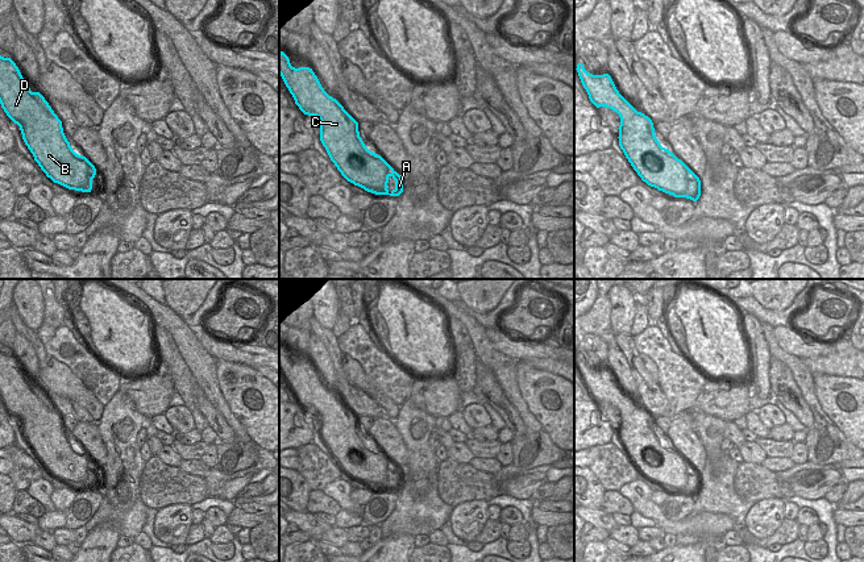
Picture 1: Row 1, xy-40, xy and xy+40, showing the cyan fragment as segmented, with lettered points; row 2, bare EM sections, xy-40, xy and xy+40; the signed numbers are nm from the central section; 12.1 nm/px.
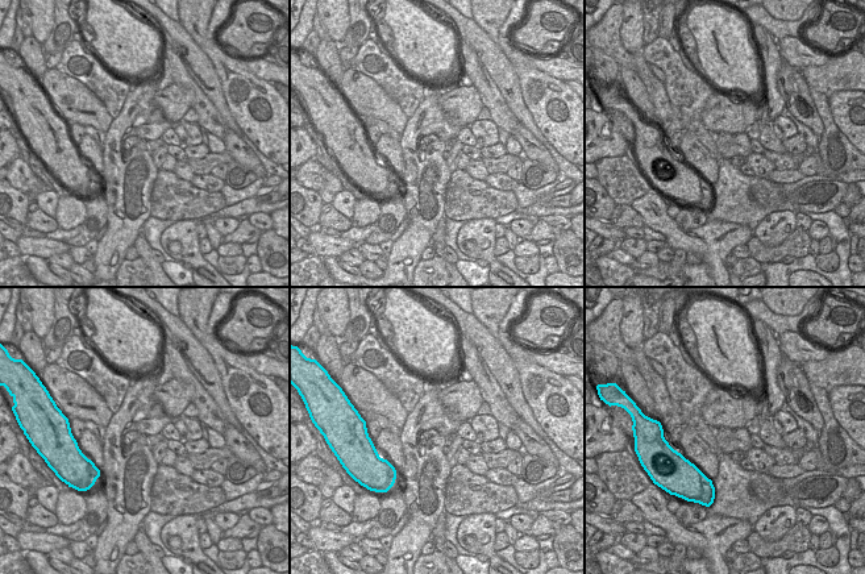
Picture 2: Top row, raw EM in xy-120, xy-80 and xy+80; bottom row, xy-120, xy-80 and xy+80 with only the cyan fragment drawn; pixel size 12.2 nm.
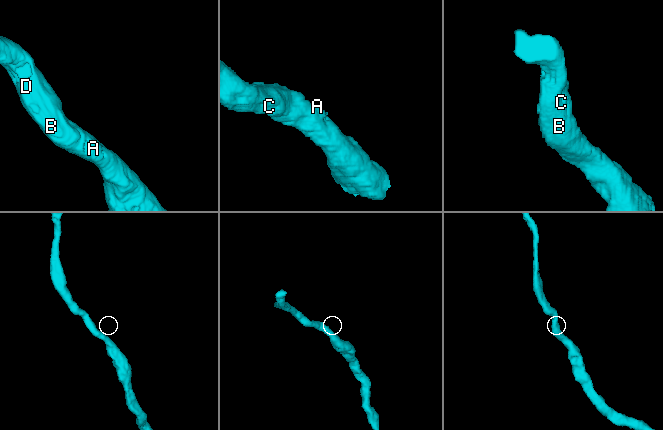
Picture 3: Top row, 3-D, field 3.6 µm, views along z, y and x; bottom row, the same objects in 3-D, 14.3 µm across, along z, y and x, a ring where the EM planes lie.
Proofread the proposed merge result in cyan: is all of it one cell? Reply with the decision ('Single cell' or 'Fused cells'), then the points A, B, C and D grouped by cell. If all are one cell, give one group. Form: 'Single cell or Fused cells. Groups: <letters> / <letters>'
Single cell. Groups: A B C D.

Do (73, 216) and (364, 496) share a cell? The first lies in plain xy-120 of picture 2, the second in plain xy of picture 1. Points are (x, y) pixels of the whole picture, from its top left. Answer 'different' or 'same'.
same

